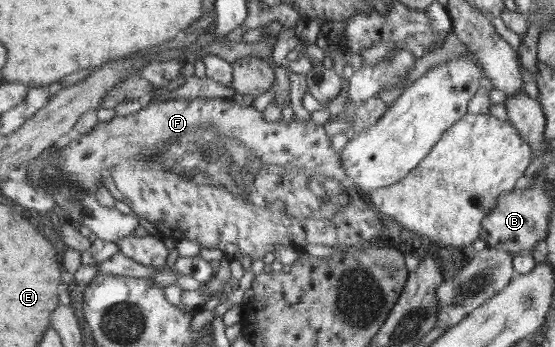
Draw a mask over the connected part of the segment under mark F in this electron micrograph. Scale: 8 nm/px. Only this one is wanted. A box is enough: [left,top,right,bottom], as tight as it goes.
[54,96,389,261]

